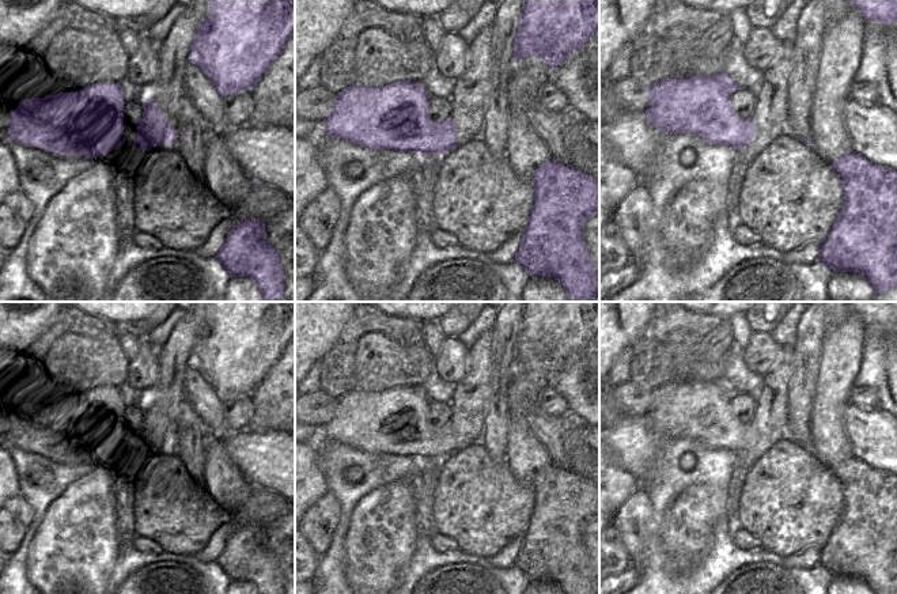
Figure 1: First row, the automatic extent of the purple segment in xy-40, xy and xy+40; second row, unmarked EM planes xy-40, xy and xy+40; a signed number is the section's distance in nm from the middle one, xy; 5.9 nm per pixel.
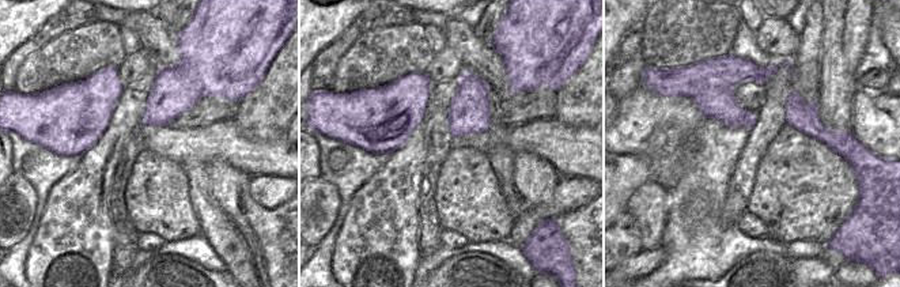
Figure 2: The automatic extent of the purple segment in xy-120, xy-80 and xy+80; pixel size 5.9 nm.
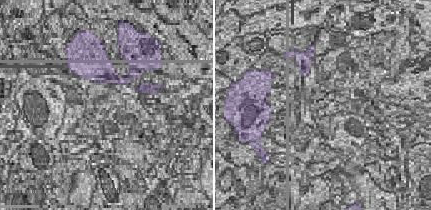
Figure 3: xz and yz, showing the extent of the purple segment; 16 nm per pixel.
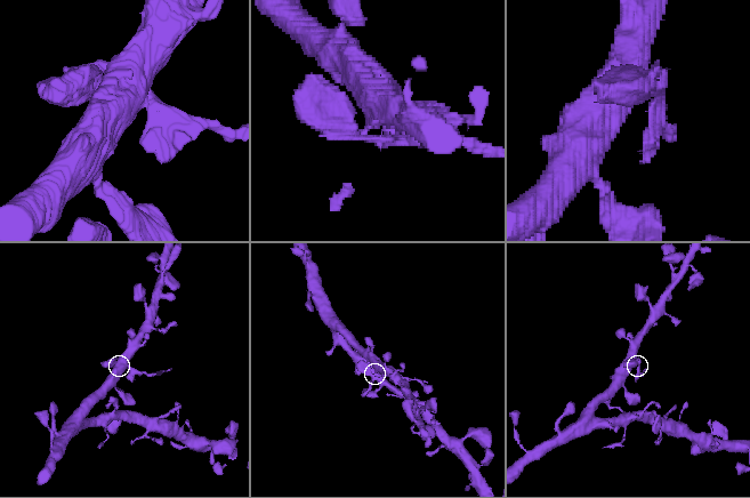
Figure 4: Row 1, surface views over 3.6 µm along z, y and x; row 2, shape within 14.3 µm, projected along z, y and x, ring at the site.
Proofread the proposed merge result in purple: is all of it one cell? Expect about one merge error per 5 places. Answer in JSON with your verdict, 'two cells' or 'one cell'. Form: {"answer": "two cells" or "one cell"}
{"answer": "two cells"}

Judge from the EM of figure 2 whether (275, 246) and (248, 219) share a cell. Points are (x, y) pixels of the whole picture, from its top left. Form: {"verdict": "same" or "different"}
{"verdict": "same"}

